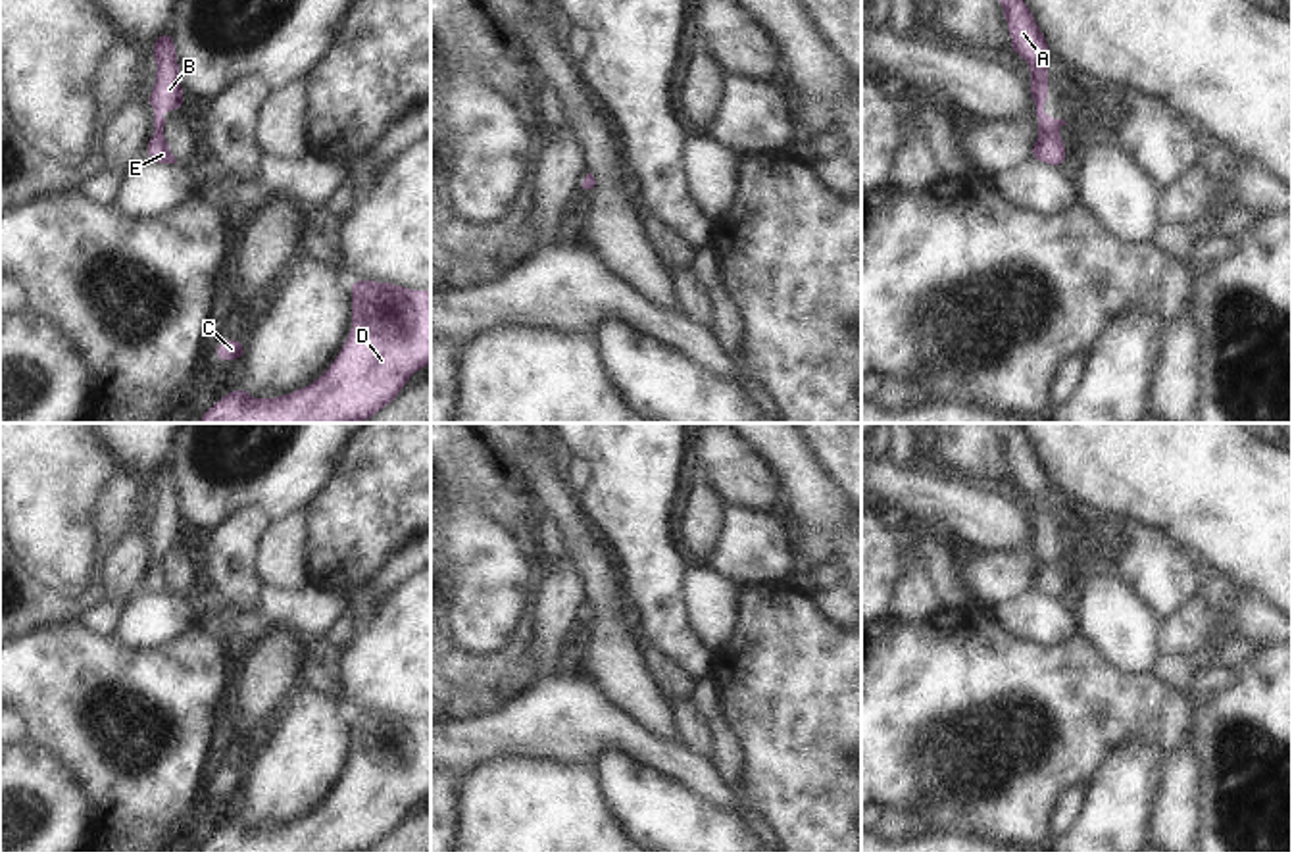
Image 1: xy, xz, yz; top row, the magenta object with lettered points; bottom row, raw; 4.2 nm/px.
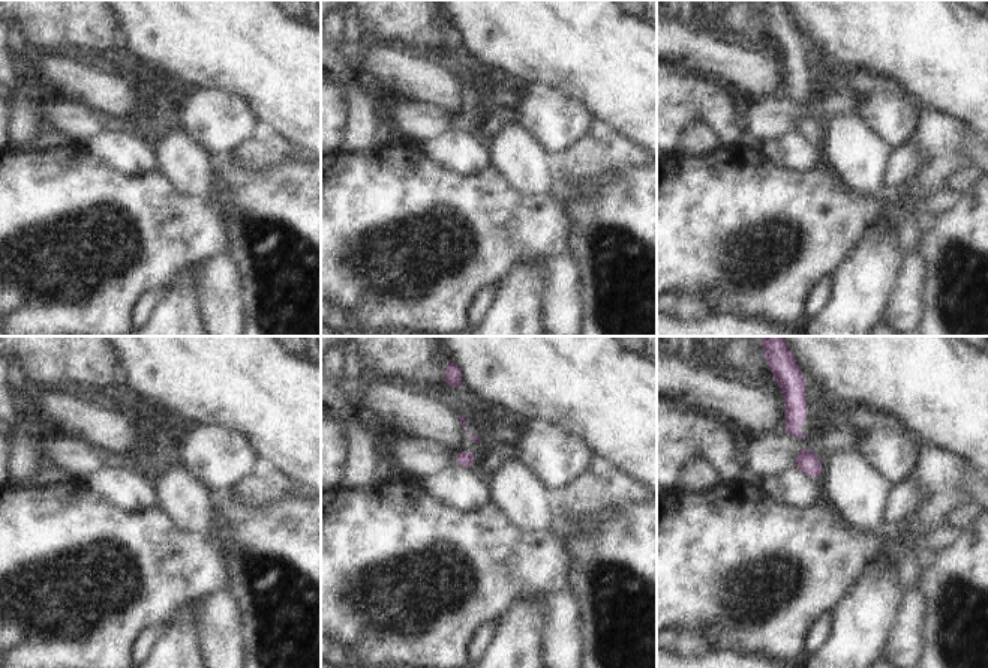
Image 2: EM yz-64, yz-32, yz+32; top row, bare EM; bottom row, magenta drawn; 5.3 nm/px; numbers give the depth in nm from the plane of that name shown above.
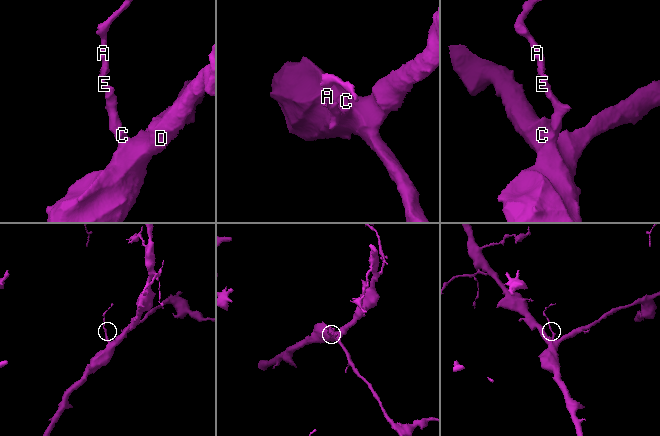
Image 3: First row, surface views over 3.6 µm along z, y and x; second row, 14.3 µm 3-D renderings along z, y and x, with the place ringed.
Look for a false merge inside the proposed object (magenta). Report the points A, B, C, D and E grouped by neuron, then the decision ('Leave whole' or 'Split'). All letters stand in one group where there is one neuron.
Groups: A B C D E. Leave whole

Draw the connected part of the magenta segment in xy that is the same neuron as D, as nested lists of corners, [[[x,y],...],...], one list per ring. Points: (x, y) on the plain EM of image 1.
[[[350,712],[352,762],[329,800],[311,815],[277,829],[254,831],[236,819],[198,852],[367,852],[388,837],[413,802],[431,794],[431,721],[392,714]]]

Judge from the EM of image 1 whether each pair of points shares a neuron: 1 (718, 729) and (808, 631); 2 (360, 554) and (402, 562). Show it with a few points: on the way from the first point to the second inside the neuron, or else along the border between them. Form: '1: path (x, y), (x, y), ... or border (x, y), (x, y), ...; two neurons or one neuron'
1: border (712, 679), (723, 714), (743, 745), (745, 762); two neurons
2: border (410, 541), (381, 568), (366, 589), (373, 601); two neurons

